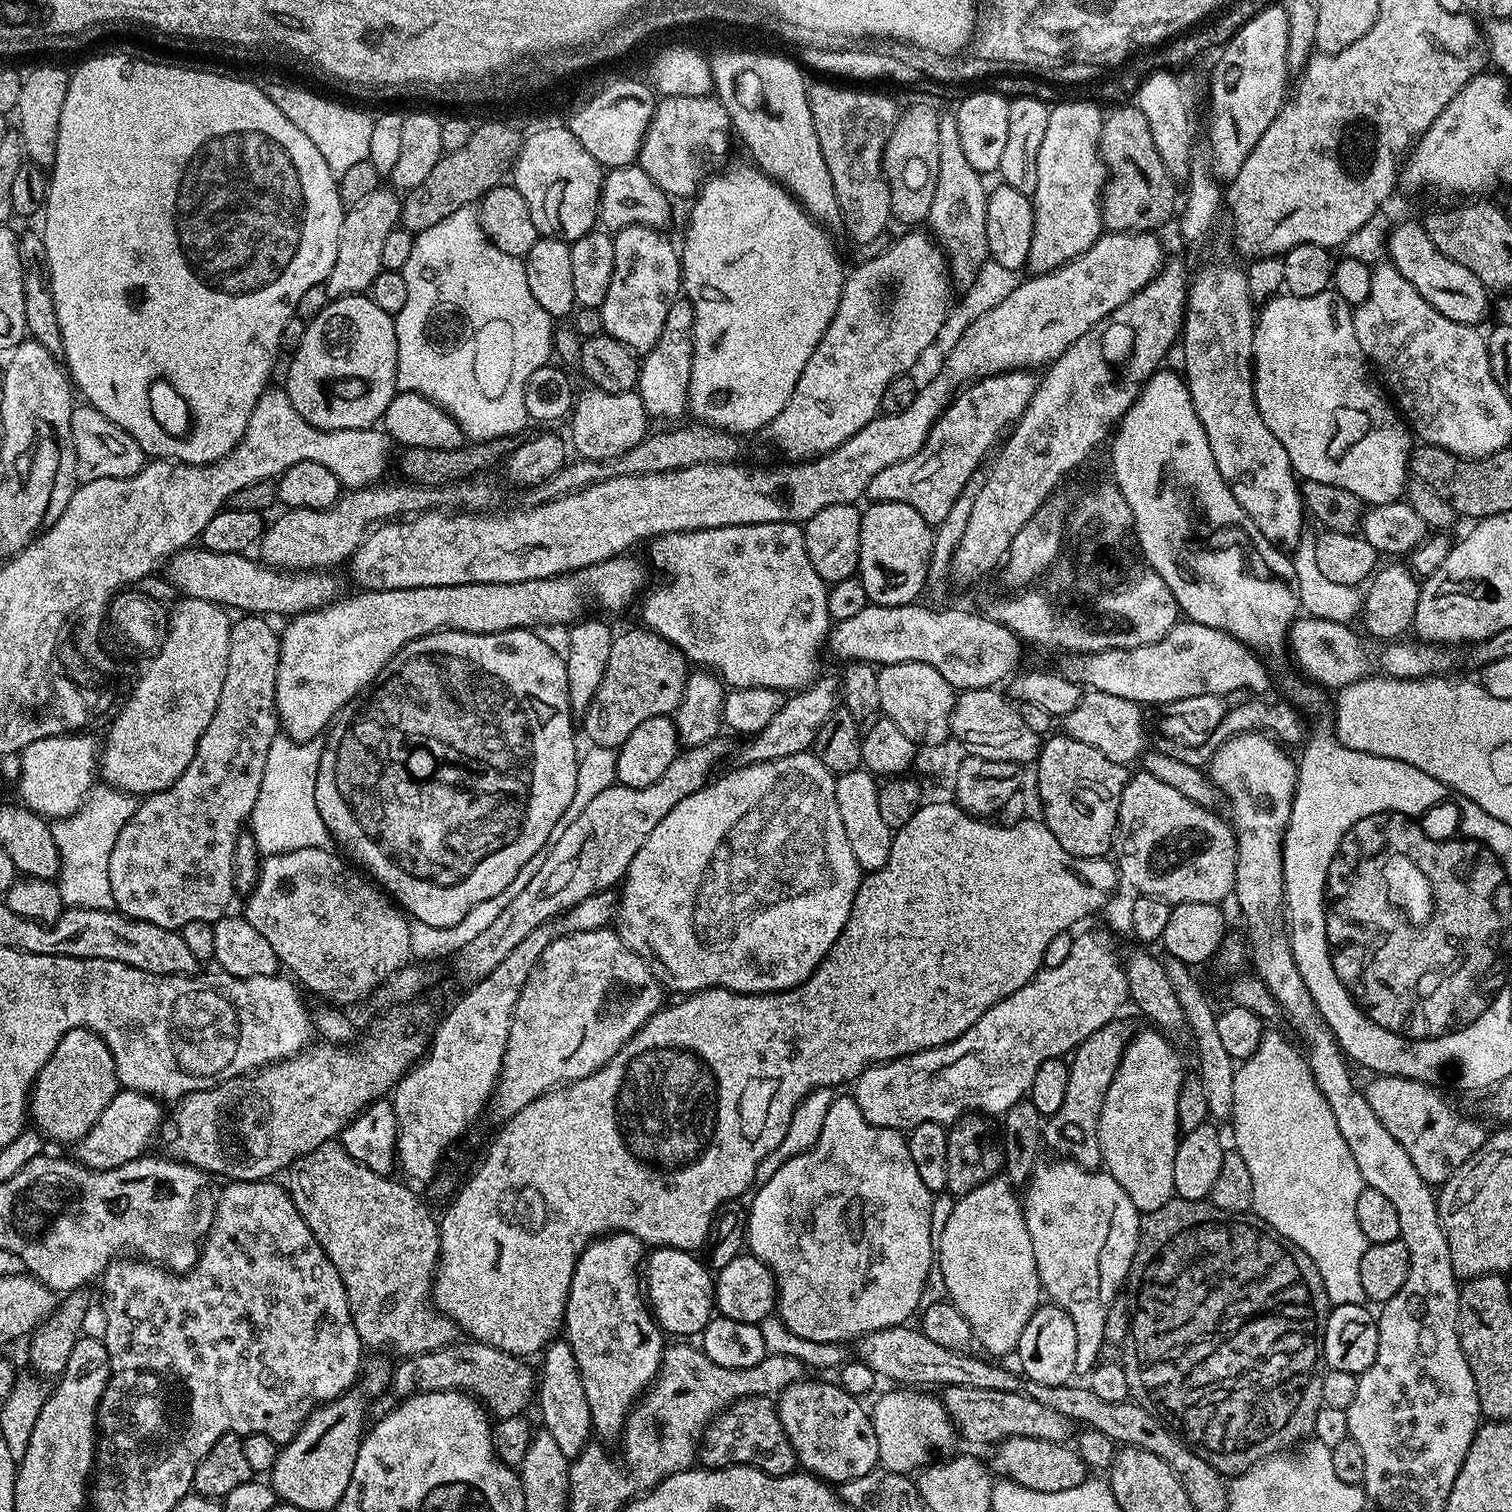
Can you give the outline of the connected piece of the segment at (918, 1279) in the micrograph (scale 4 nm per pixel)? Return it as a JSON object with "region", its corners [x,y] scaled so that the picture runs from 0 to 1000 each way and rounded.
{"region":[[[554,724],[551,727],[550,731],[546,734],[546,742],[544,742],[544,750],[541,750],[541,753],[538,755],[537,759],[534,759],[530,763],[528,763],[525,766],[522,766],[517,771],[515,771],[515,774],[512,774],[512,776],[508,780],[505,781],[499,786],[500,792],[498,792],[497,796],[495,799],[495,817],[493,818],[493,825],[498,831],[501,831],[502,833],[511,840],[511,845],[513,847],[513,865],[515,866],[515,871],[520,878],[522,879],[528,885],[533,885],[537,888],[552,888],[555,889],[558,886],[558,884],[563,884],[563,885],[568,884],[573,881],[577,881],[578,880],[583,880],[584,878],[591,878],[595,876],[601,876],[601,874],[606,870],[608,865],[608,859],[610,858],[611,849],[613,848],[613,843],[615,842],[615,836],[618,833],[618,825],[615,820],[615,806],[616,798],[618,793],[618,790],[612,784],[612,782],[610,782],[610,779],[607,776],[604,769],[602,766],[602,761],[601,760],[601,755],[597,748],[591,746],[581,746],[575,742],[571,741],[570,734],[567,734],[565,727],[563,724],[556,725]]]}

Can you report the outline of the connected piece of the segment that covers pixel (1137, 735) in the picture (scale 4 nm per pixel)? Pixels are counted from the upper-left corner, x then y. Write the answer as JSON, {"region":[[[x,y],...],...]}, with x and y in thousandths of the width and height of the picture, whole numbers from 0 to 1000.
{"region":[[[718,457],[714,466],[703,474],[703,486],[710,488],[713,491],[718,491],[718,493],[724,493],[724,496],[729,496],[734,504],[739,504],[744,507],[748,503],[753,503],[758,497],[757,493],[757,474],[755,466],[747,464],[745,462],[739,462],[731,458]]]}

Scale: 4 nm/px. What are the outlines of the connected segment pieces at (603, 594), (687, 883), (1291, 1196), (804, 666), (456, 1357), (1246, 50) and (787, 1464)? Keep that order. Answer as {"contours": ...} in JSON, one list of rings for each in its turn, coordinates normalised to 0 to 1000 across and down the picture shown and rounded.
{"contours":[[[[407,368],[382,378],[345,386],[306,386],[261,389],[255,392],[238,390],[231,397],[225,396],[206,405],[192,408],[185,419],[183,452],[185,481],[194,489],[210,489],[225,473],[225,469],[254,444],[255,438],[263,430],[286,418],[296,415],[300,418],[337,418],[339,415],[352,417],[355,415],[354,413],[376,414],[387,407],[389,397],[397,399],[402,405],[410,405],[427,388],[426,376],[417,368]]],[[[536,497],[530,497],[530,501],[526,501],[533,511],[538,513],[538,516],[546,516],[542,520],[542,530],[540,532],[540,542],[534,544],[530,550],[529,556],[526,554],[526,560],[524,561],[499,561],[497,560],[497,540],[495,540],[495,534],[483,545],[480,550],[472,548],[472,542],[470,540],[470,526],[467,522],[462,522],[456,525],[456,528],[451,528],[435,546],[433,546],[430,554],[425,557],[425,562],[419,565],[419,570],[417,570],[415,577],[413,578],[411,587],[409,590],[409,603],[406,606],[406,616],[419,628],[422,632],[429,634],[431,630],[434,632],[435,637],[439,640],[442,645],[441,653],[445,653],[450,657],[463,656],[466,653],[479,653],[483,656],[495,656],[497,659],[501,659],[505,656],[521,656],[523,653],[527,653],[532,651],[538,644],[538,642],[546,634],[548,629],[552,626],[554,618],[560,612],[562,607],[562,602],[565,599],[565,594],[567,591],[567,586],[570,581],[570,575],[567,573],[567,567],[565,567],[565,562],[562,562],[562,556],[560,554],[560,546],[557,546],[557,538],[554,537],[554,528],[553,527],[553,513]]],[[[837,684],[831,696],[817,707],[816,729],[815,729],[815,737],[813,739],[815,751],[817,753],[816,759],[817,761],[821,763],[821,767],[824,768],[824,772],[827,774],[827,780],[829,782],[828,802],[836,809],[839,810],[845,816],[848,816],[851,820],[856,821],[861,827],[864,827],[866,829],[869,837],[873,836],[872,841],[874,843],[876,853],[882,863],[902,862],[903,858],[901,853],[899,835],[901,835],[901,829],[903,829],[905,822],[903,816],[901,816],[901,811],[898,811],[897,801],[898,800],[898,790],[901,790],[903,784],[901,776],[898,776],[898,771],[896,769],[896,763],[893,763],[893,758],[890,758],[890,753],[888,753],[888,750],[885,747],[885,742],[883,741],[884,735],[880,733],[874,721],[870,717],[870,714],[866,708],[863,696],[859,692],[858,693],[852,688],[843,688],[841,684]]],[[[491,347],[482,349],[462,349],[459,352],[442,352],[435,354],[428,360],[431,373],[442,383],[442,386],[434,386],[425,392],[423,407],[425,415],[435,418],[440,425],[443,425],[458,440],[470,443],[482,456],[485,455],[511,455],[519,459],[526,459],[540,452],[542,444],[542,429],[546,428],[549,417],[548,409],[548,387],[538,377],[536,366],[533,366],[532,350],[528,347]]],[[[302,888],[298,889],[295,892],[290,892],[287,894],[278,894],[277,897],[271,897],[264,900],[265,903],[261,903],[258,913],[259,920],[263,921],[263,924],[267,925],[272,923],[274,921],[292,921],[296,918],[300,918],[305,921],[308,921],[311,923],[314,923],[323,935],[328,939],[334,939],[338,937],[345,936],[345,931],[341,929],[341,926],[353,925],[356,918],[356,910],[349,899],[343,897],[339,897],[337,894],[329,893],[323,889],[317,888]]],[[[844,1],[839,2],[827,15],[822,16],[815,26],[809,30],[807,40],[802,48],[802,72],[799,74],[799,95],[802,97],[802,116],[808,120],[813,120],[821,112],[821,107],[832,97],[832,91],[837,89],[837,83],[843,81],[853,61],[853,46],[851,42],[851,7]]],[[[491,923],[490,926],[479,931],[466,945],[462,956],[462,966],[466,971],[483,971],[492,968],[495,971],[501,971],[510,976],[523,976],[528,971],[525,956],[522,956],[522,951],[520,946],[517,946],[517,940],[513,935],[513,926],[509,923]]]]}

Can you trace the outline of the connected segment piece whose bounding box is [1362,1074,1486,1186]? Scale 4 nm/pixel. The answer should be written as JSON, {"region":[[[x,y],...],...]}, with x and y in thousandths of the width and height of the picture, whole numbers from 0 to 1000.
{"region":[[[910,710],[907,714],[907,715],[901,720],[903,729],[906,729],[906,734],[909,734],[914,745],[919,747],[922,755],[925,755],[925,758],[927,758],[927,761],[933,763],[933,769],[938,771],[938,776],[940,776],[940,779],[944,783],[954,784],[955,781],[960,779],[981,757],[983,748],[981,749],[981,745],[978,741],[968,738],[949,719],[942,717],[940,714],[933,714],[932,712]]]}

